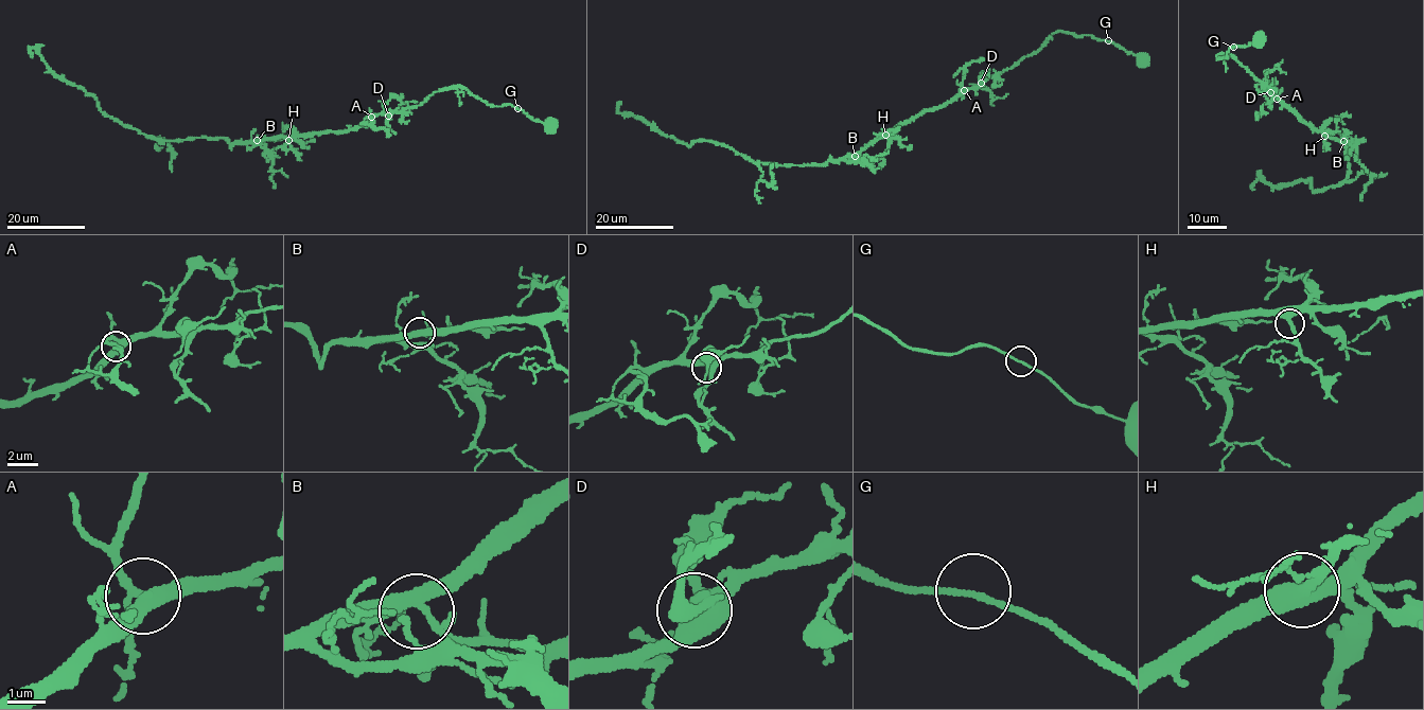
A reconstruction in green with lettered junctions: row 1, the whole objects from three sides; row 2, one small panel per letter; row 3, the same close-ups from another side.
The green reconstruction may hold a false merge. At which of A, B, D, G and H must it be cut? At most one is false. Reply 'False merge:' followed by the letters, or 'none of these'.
False merge: none of these

